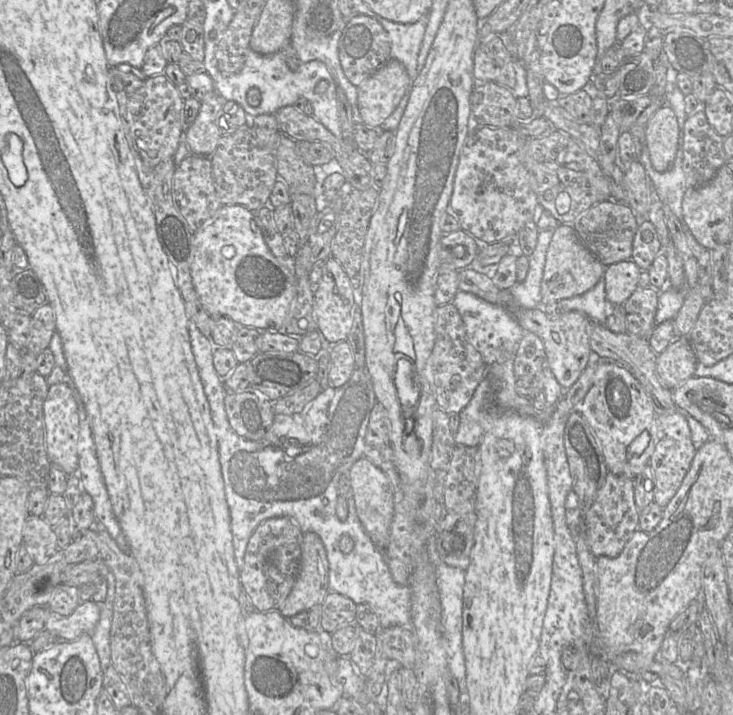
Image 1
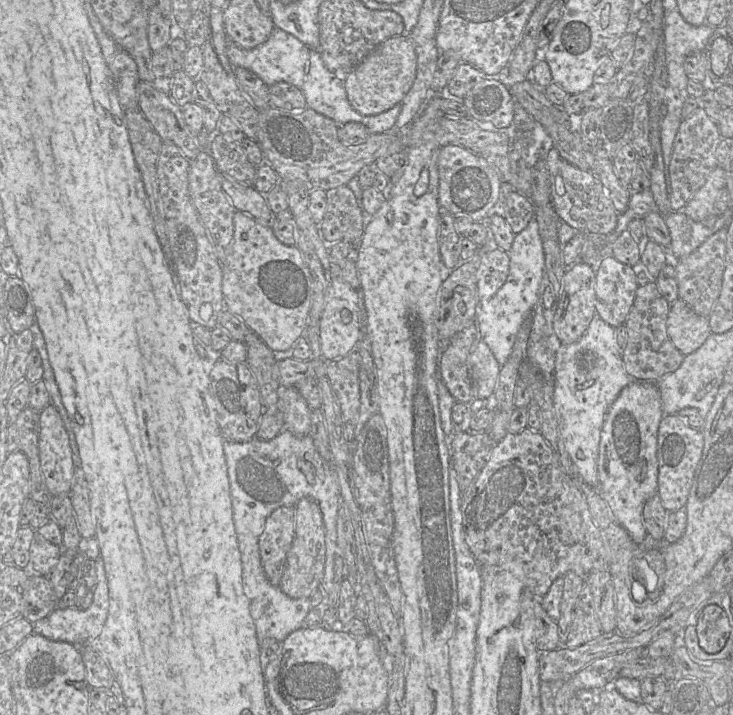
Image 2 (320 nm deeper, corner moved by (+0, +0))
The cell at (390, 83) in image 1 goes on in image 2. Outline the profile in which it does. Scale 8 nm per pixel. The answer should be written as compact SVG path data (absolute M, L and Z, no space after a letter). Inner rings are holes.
M409 34L393 36L380 43L344 80L347 98L361 115L376 115L401 104L416 76L416 52Z

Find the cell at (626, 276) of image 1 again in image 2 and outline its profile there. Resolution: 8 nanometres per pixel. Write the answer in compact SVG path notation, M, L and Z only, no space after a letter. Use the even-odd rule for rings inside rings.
M611 254L601 257L595 266L595 308L596 314L610 326L622 326L634 304L639 287L636 278L636 268L621 263Z

